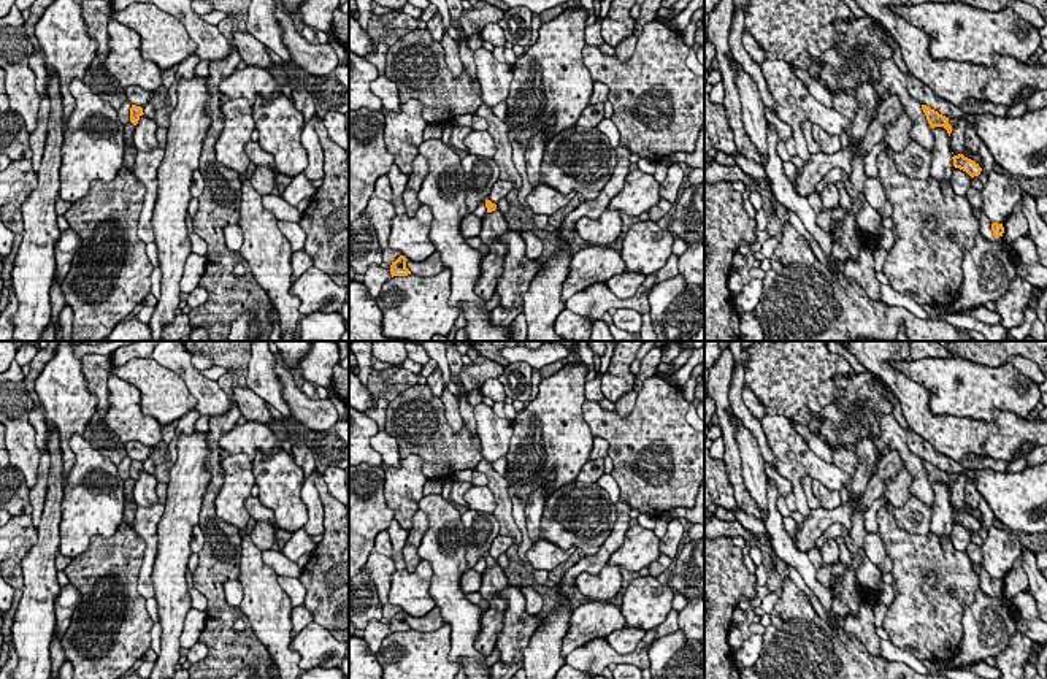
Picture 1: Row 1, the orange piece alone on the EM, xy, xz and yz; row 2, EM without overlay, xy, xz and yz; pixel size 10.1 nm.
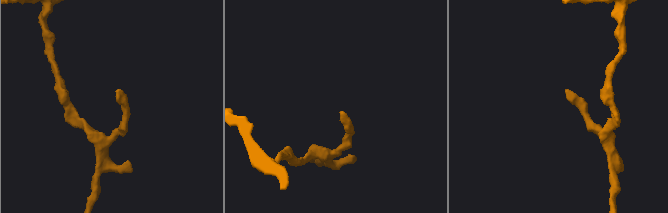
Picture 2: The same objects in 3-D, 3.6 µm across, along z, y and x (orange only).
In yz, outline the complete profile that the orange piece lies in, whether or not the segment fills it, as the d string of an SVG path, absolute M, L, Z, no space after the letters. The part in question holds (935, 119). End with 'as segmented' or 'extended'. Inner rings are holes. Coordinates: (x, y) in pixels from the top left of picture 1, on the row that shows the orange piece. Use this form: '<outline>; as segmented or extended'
M922 105L922 109L926 116L926 121L930 124L931 129L934 127L944 127L950 136L952 133L952 125L949 124L949 117L939 114L938 111L931 109L930 106L926 105Z; as segmented

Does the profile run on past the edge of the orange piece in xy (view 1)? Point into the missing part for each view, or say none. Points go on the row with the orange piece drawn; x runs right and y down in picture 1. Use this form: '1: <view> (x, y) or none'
1: none

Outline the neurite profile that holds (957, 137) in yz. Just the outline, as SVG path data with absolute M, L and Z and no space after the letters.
M969 116L960 117L957 125L952 129L950 149L953 155L963 154L965 151L965 132L969 119Z

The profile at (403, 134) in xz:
M411 98L400 105L400 111L385 113L384 141L387 151L393 154L395 165L401 173L412 171L412 160L424 143L424 130L428 122L422 117L422 103Z

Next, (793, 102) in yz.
M765 60L758 68L776 103L776 116L792 127L795 151L803 160L812 155L801 130L804 121L817 124L830 135L839 136L844 132L847 138L852 136L852 119L820 105L787 62Z

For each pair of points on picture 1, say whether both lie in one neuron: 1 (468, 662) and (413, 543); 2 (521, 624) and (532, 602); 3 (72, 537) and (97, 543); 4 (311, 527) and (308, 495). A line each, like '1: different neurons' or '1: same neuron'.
1: different neurons
2: different neurons
3: different neurons
4: same neuron

